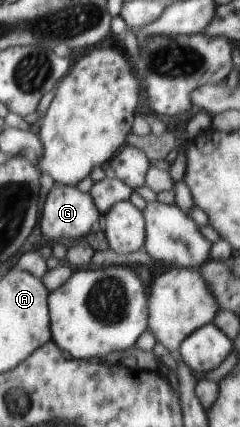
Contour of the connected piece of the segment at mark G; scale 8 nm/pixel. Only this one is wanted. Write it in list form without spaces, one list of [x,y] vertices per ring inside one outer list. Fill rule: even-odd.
[[[70,185],[52,186],[44,200],[38,226],[40,235],[47,244],[58,240],[63,243],[73,243],[76,242],[76,238],[86,236],[96,220],[98,220],[98,210],[90,194],[82,194],[76,187]]]

